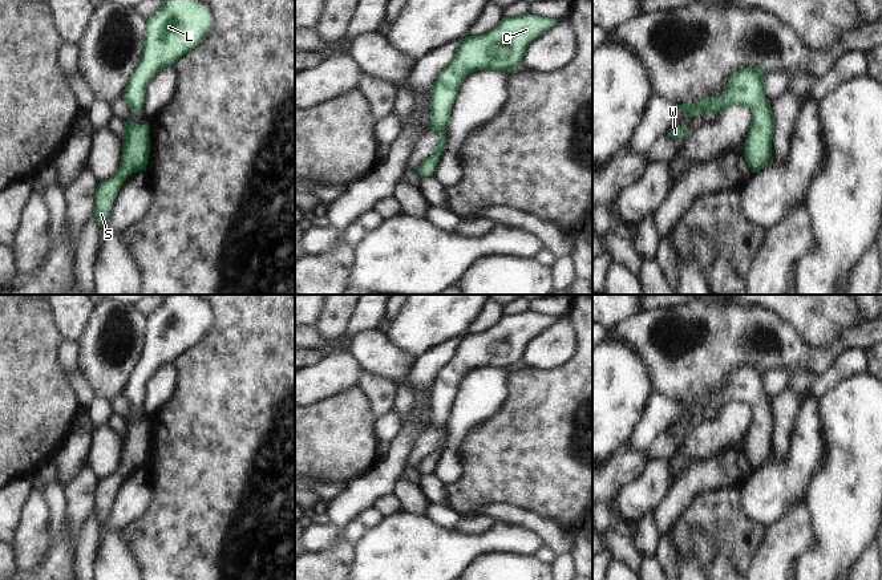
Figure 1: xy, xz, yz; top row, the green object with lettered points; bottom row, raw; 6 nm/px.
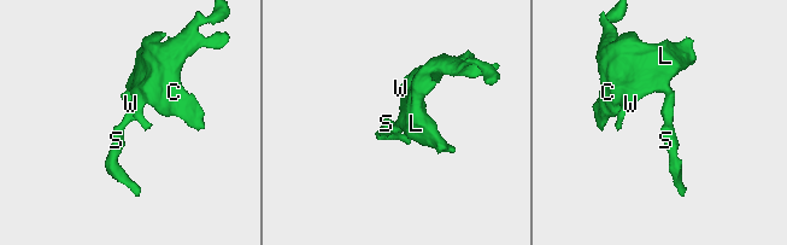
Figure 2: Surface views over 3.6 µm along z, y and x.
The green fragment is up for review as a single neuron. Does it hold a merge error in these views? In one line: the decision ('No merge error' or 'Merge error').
No merge error.

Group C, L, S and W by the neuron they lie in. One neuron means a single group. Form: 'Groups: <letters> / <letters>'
Groups: C L S W.

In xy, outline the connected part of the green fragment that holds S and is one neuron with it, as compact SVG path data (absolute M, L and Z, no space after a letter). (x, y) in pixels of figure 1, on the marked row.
M132 121L124 123L122 158L117 173L108 181L100 182L96 188L96 207L93 214L98 226L105 224L110 207L132 174L146 170L150 153L149 122L137 125Z

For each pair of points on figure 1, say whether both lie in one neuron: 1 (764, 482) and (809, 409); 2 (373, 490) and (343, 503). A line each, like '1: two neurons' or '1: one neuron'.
1: one neuron
2: one neuron

